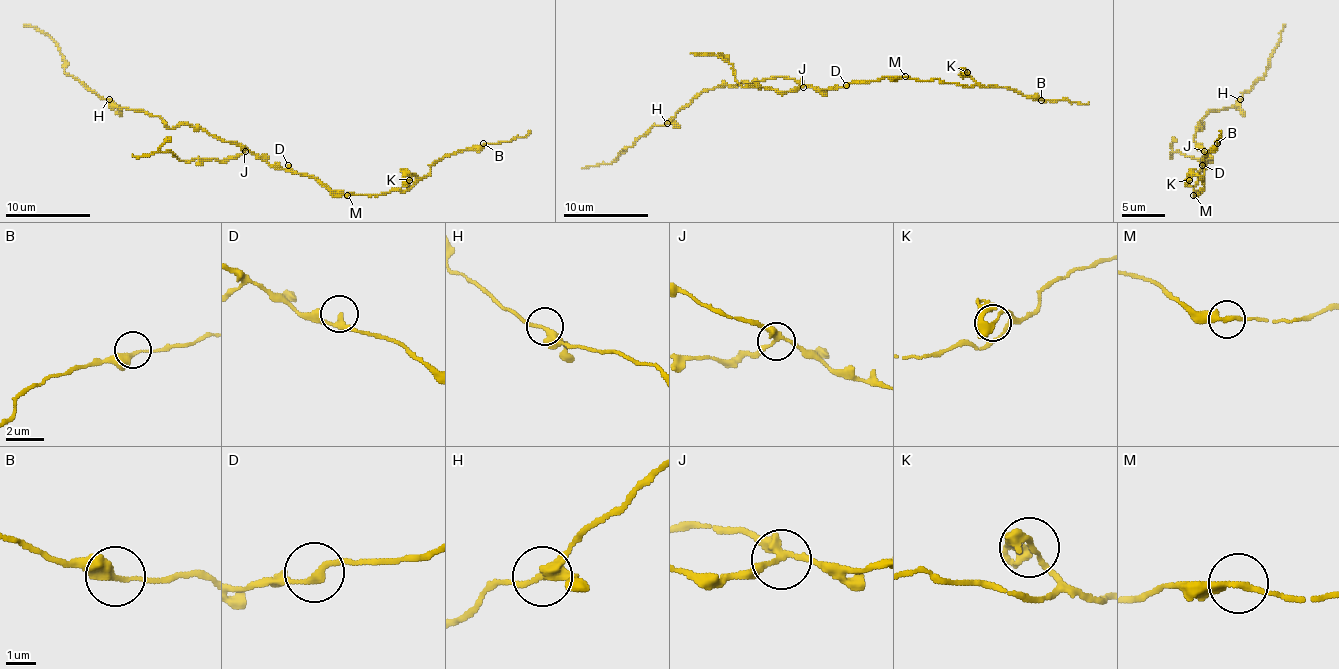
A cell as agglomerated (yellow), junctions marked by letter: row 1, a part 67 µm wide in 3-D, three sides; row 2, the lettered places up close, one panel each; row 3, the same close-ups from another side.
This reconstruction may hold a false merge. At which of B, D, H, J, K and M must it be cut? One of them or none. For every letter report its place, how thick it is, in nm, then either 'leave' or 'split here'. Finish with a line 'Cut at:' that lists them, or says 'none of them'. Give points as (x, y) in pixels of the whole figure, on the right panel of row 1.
B: place (1217, 143); calibre 320 nm; leave
D: place (1202, 165); calibre 280 nm; leave
H: place (1240, 99); calibre 300 nm; leave
J: place (1204, 151); calibre 240 nm; split here
K: place (1189, 180); calibre 320 nm; leave
M: place (1193, 195); calibre 240 nm; leave
Cut at: J

